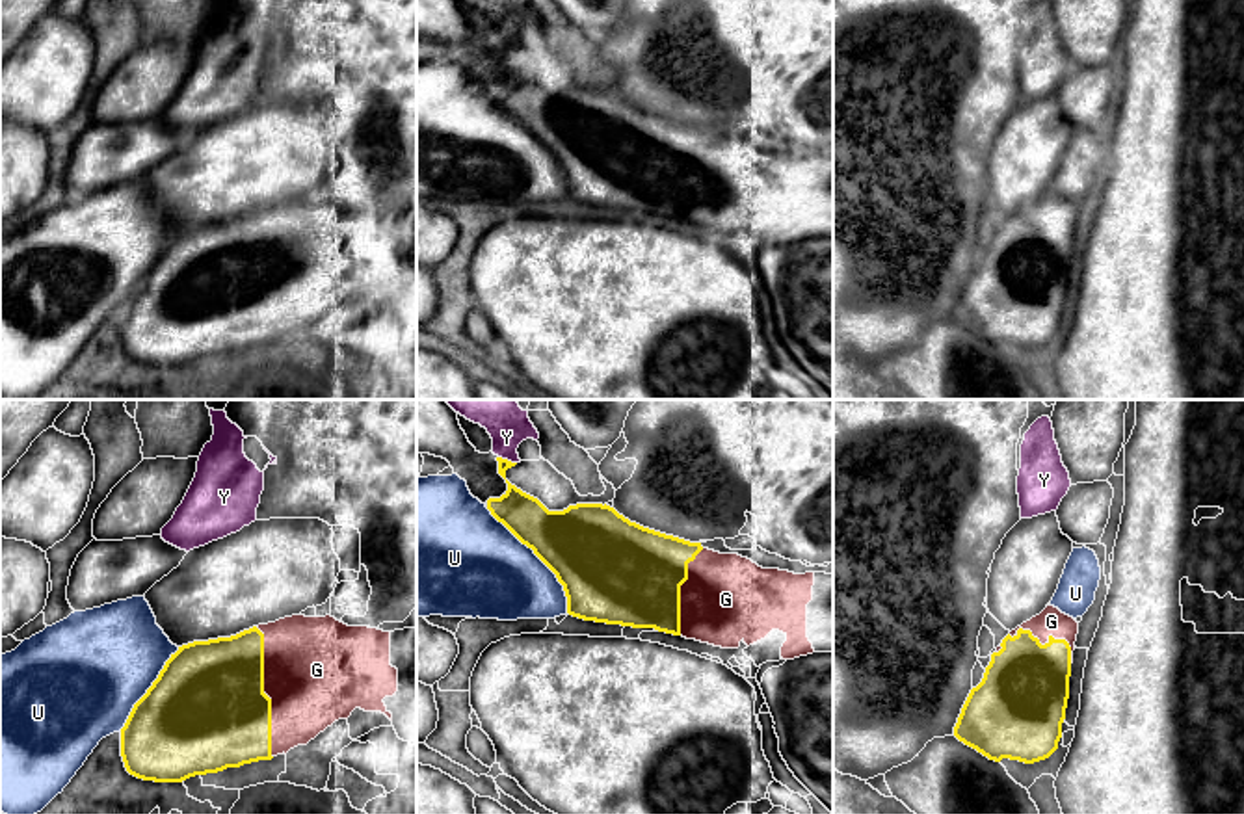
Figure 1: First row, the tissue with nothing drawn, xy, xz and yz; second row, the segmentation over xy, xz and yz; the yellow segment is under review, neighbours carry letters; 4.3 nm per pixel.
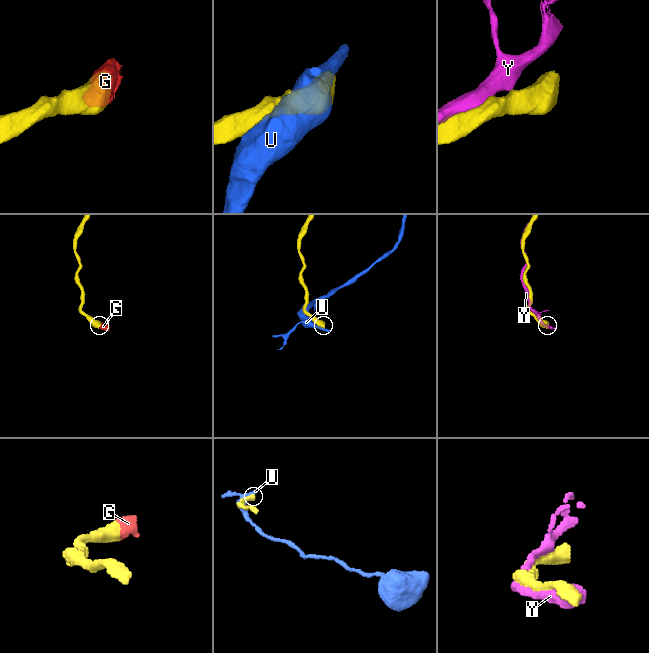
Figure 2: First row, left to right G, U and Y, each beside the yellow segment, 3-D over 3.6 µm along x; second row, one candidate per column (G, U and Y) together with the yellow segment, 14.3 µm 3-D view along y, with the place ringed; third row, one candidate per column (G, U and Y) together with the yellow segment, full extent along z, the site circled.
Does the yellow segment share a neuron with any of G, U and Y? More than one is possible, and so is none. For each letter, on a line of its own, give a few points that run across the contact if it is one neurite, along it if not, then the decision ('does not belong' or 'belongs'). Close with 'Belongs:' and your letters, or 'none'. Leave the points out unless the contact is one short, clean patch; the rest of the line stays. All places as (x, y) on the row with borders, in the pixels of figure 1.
G: belongs
U: does not belong
Y: does not belong
Belongs: G

